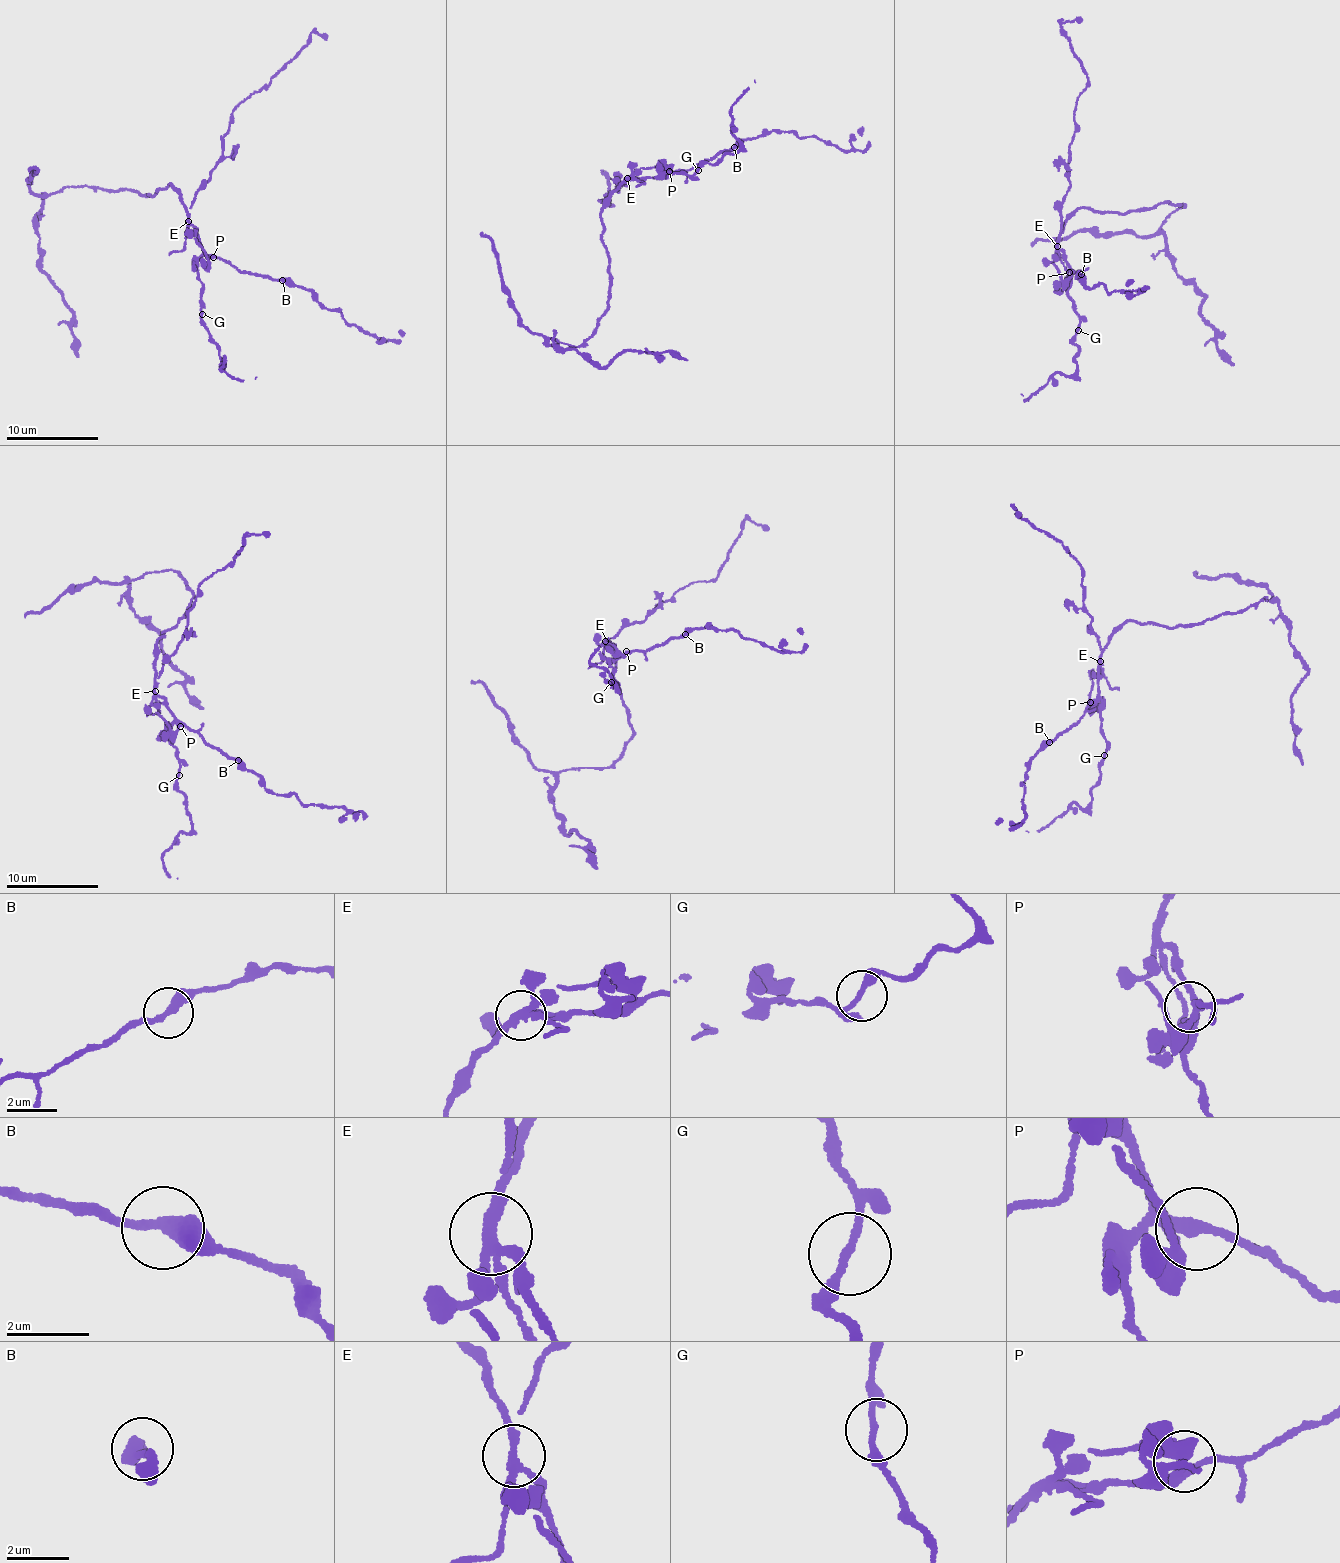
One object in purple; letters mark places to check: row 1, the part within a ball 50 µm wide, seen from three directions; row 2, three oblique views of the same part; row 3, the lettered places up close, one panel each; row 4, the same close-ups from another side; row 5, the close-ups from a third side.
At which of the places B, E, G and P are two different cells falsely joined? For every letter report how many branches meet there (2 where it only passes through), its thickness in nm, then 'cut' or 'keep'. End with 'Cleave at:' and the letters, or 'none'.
B: 2 branches meet; 340 nm thick; keep
E: 3 branches meet; 220 nm thick; cut
G: 2 branches meet; 170 nm thick; keep
P: 4 branches meet; 240 nm thick; keep
Cleave at: E

